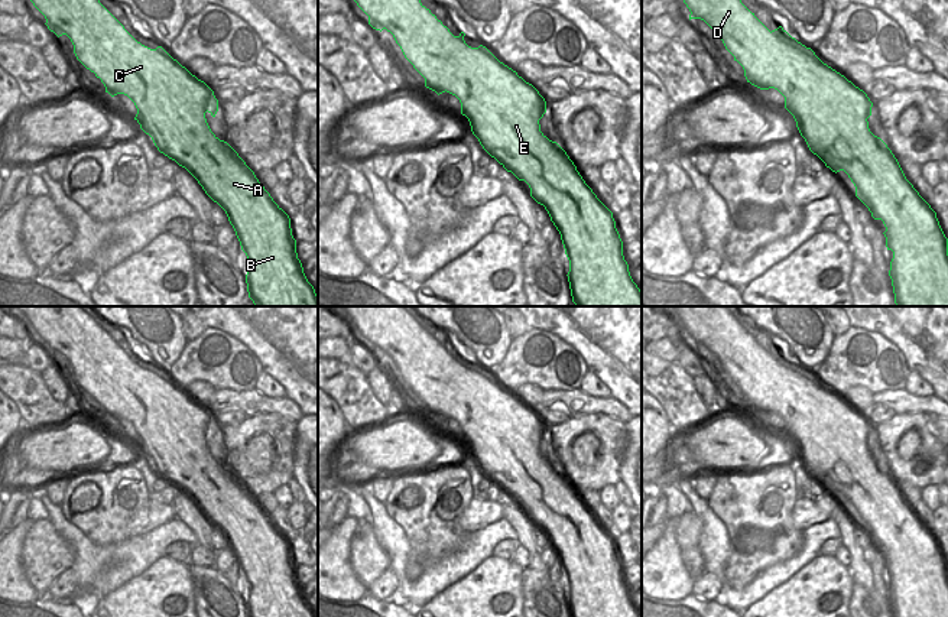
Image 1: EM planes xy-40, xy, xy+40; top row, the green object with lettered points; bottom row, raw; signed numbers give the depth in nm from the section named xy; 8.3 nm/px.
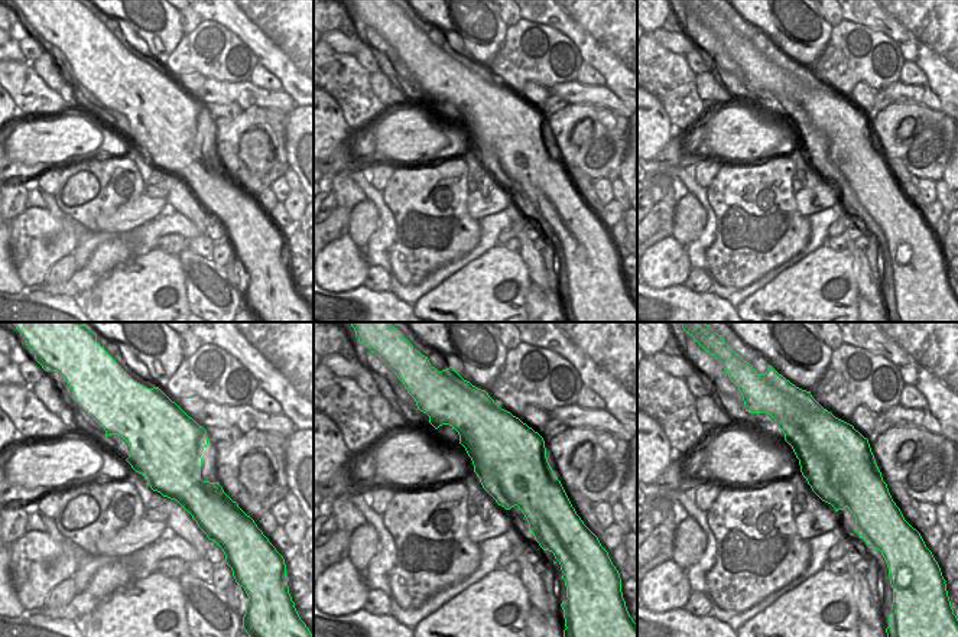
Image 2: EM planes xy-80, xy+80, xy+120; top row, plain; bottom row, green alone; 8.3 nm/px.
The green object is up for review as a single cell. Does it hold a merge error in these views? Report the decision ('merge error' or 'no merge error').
no merge error

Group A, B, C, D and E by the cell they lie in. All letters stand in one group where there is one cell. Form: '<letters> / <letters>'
A B C D E

